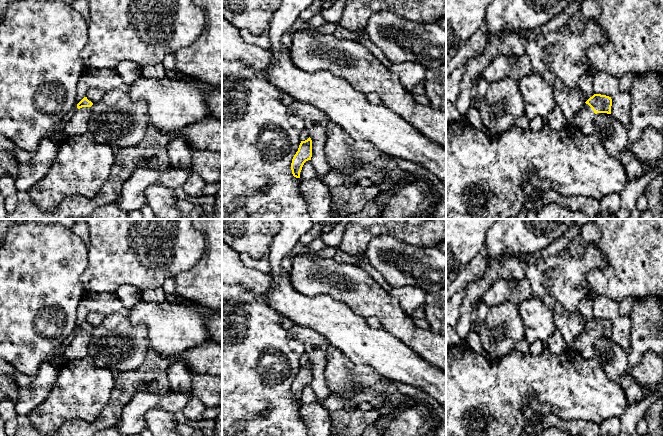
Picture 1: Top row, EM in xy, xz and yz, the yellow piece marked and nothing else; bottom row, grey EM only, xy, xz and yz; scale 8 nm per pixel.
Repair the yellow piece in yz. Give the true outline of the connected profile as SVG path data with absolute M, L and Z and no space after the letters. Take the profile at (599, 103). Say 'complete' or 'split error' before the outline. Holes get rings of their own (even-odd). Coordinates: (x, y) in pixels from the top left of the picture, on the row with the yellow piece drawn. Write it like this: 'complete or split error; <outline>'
split error; M594 94L586 104L576 113L571 126L581 133L592 134L594 132L594 118L597 113L611 114L612 99L609 96Z

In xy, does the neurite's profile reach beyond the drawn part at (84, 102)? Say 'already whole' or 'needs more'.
needs more

